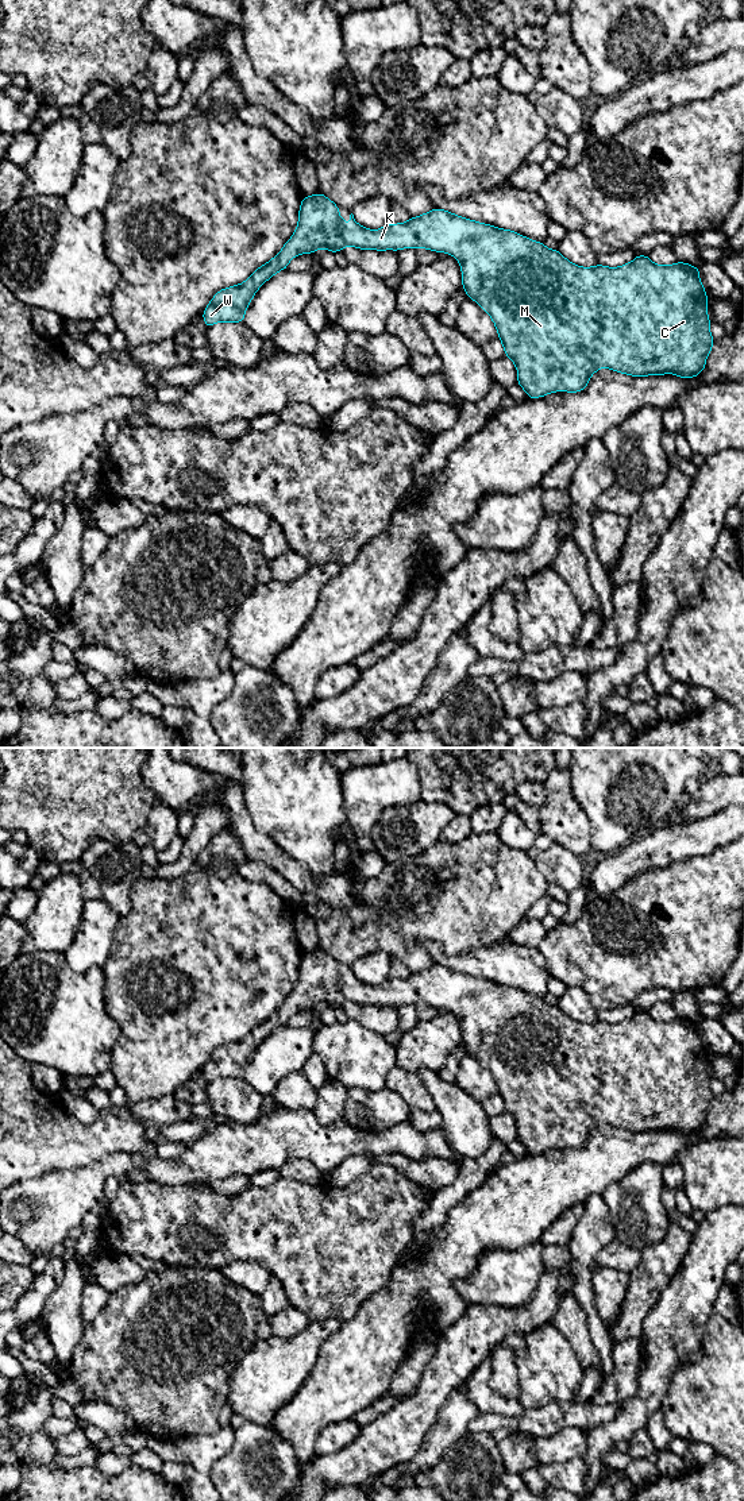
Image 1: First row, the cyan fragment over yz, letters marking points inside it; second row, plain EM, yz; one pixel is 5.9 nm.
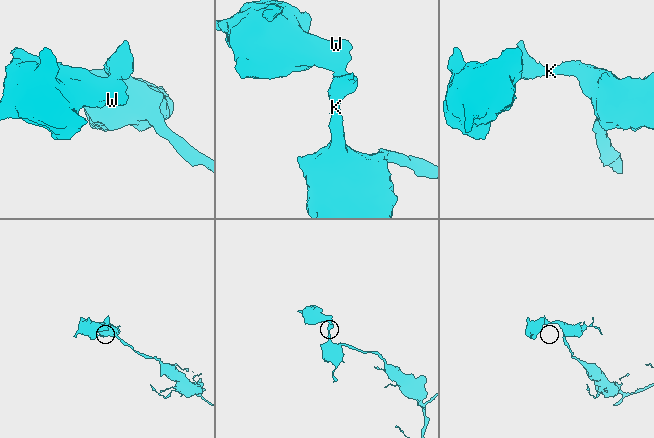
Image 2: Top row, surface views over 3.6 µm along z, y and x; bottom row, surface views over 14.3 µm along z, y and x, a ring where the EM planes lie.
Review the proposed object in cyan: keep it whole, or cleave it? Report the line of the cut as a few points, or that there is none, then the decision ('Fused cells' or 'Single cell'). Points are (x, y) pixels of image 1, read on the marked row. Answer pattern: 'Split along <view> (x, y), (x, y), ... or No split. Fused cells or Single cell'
No split. Single cell

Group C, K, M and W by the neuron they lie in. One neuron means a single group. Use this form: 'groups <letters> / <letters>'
groups C K M W

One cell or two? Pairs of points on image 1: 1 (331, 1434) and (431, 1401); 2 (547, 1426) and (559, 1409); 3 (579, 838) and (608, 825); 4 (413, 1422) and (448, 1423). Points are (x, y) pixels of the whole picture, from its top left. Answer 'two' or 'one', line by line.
1: two
2: one
3: two
4: two

